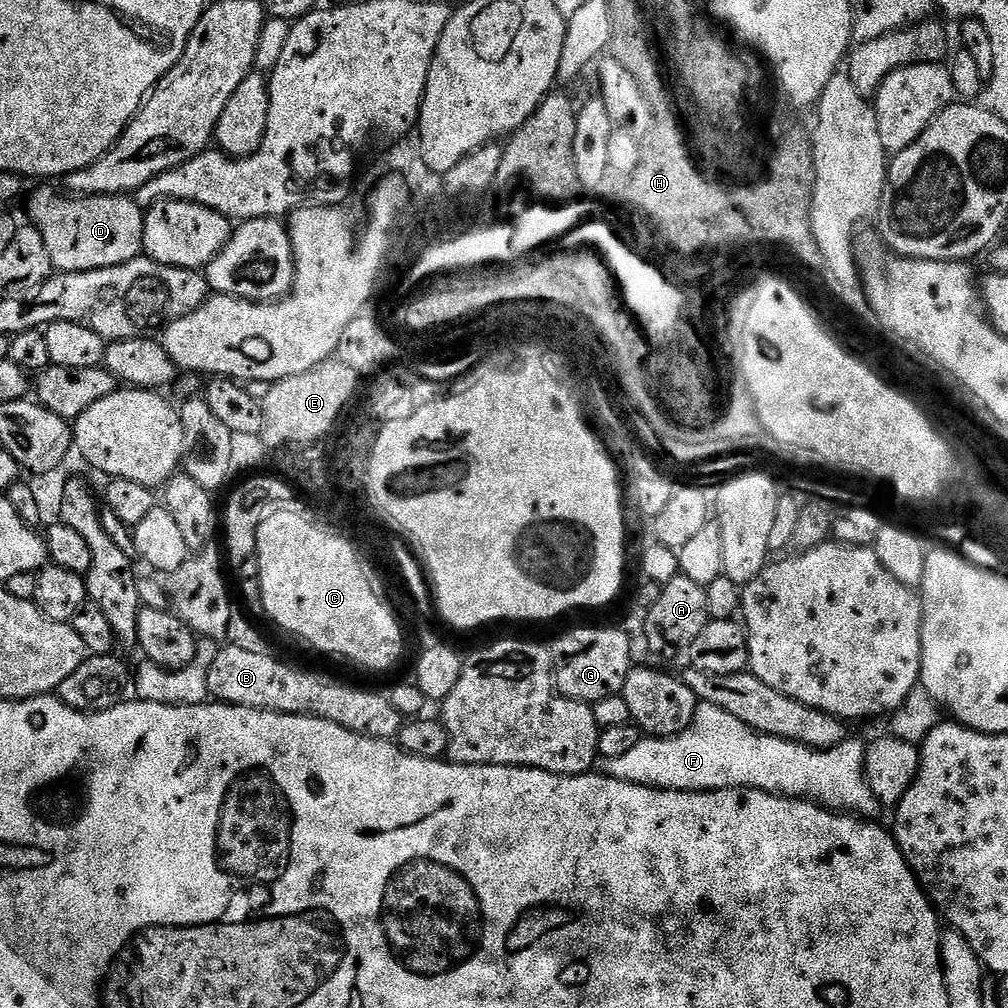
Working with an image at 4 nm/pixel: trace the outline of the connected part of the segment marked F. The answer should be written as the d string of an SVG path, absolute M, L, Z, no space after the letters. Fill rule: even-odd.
M697 703L696 717L684 732L677 736L641 738L623 758L606 758L597 755L595 771L601 776L613 776L631 784L647 788L668 788L671 792L713 792L719 788L757 788L763 792L775 792L778 796L811 800L829 810L841 814L855 814L860 818L876 818L882 812L878 798L870 790L868 769L865 768L868 749L865 741L846 738L833 748L811 748L793 740L767 736L756 732L746 722L738 722L734 714L726 714L713 704Z

